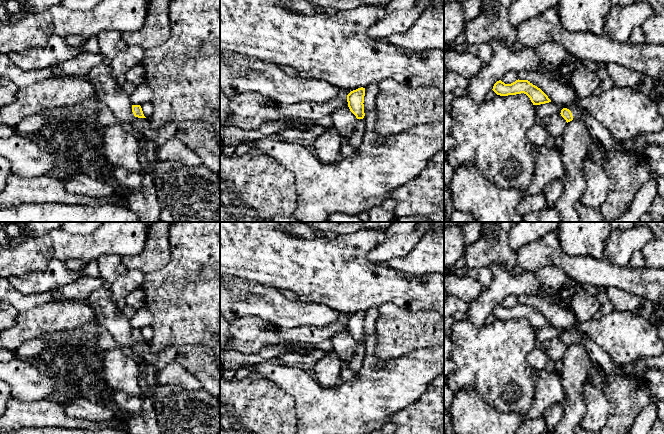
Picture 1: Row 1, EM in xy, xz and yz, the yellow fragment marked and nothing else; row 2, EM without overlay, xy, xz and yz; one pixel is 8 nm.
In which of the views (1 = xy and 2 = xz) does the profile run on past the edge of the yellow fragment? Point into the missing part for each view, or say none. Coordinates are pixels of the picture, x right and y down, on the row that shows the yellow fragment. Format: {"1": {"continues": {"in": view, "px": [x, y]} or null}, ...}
{"1": {"continues": null}, "2": {"continues": null}}

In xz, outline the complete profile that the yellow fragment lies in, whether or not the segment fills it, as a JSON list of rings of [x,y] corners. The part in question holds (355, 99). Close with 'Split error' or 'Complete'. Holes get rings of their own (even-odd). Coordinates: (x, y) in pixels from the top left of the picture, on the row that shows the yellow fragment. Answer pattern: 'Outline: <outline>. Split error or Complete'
Outline: [[[363,87],[353,90],[347,95],[348,107],[357,119],[363,119],[365,116],[364,96],[365,88]]]. Complete

